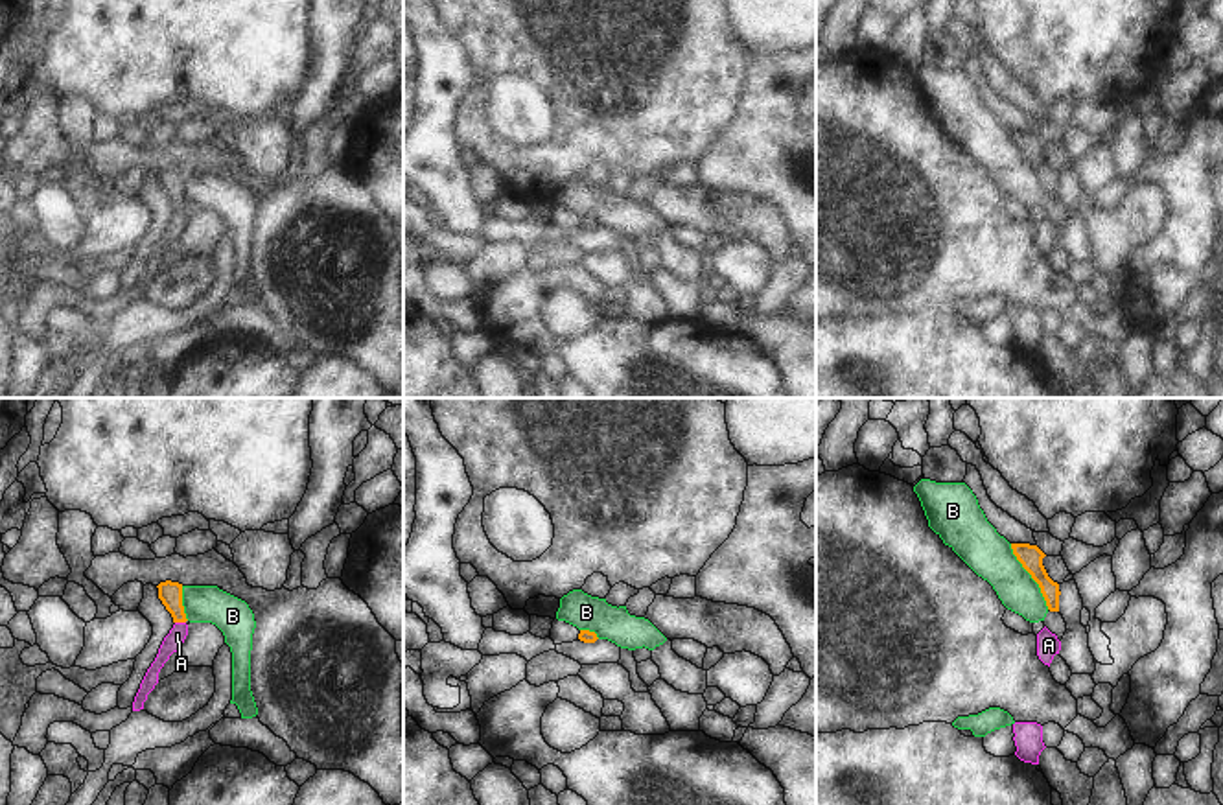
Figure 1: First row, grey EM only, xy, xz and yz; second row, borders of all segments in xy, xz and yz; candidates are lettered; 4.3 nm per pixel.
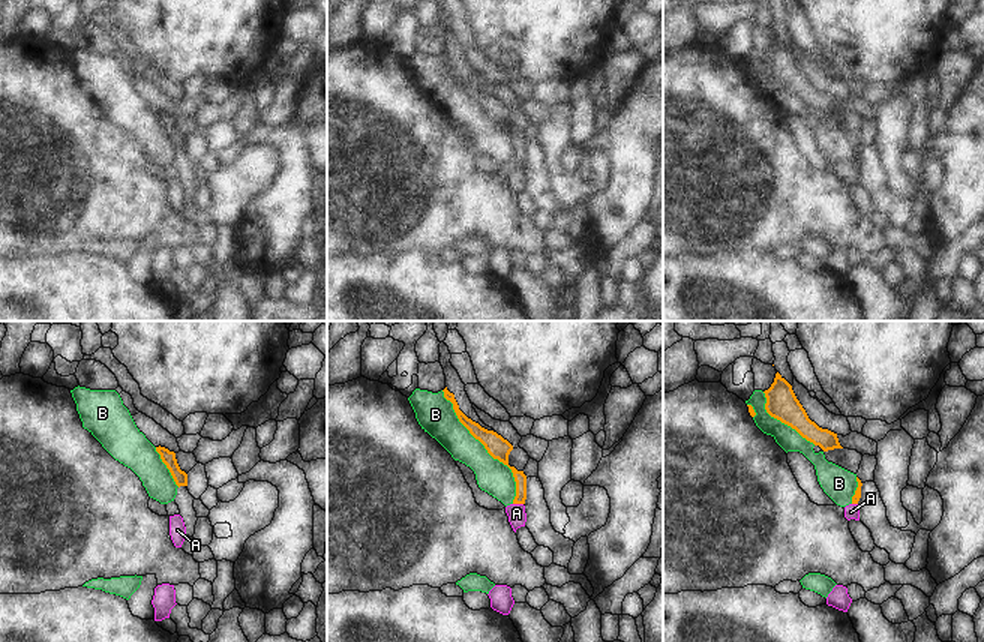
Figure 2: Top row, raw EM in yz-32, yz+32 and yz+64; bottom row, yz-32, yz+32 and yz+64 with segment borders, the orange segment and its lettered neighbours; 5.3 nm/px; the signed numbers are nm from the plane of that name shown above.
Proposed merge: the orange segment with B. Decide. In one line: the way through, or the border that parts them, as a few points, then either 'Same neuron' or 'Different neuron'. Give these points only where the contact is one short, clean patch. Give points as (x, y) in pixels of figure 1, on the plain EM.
Different neuron.

